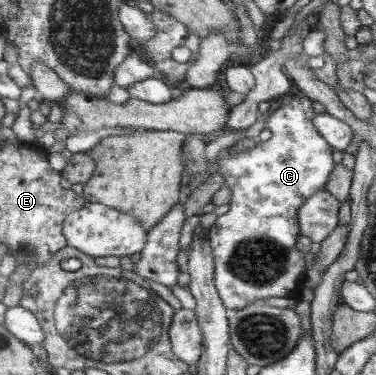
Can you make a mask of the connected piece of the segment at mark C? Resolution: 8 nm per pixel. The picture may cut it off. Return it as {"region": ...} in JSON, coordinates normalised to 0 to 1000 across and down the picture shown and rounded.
{"region":[[[816,256],[761,264],[761,272],[753,275],[739,293],[731,293],[713,315],[710,341],[723,352],[721,368],[702,379],[686,376],[673,395],[622,411],[622,416],[609,411],[606,397],[596,397],[582,408],[582,459],[598,472],[601,491],[620,507],[620,531],[609,544],[609,560],[590,576],[577,579],[572,595],[561,603],[559,629],[574,696],[574,763],[580,765],[590,800],[614,832],[622,827],[652,824],[652,819],[662,819],[668,811],[691,808],[691,803],[715,797],[715,792],[766,792],[787,797],[798,787],[801,768],[811,763],[809,733],[814,733],[814,712],[819,712],[819,707],[814,677],[793,661],[793,643],[803,629],[793,563],[838,512],[867,504],[867,493],[878,485],[880,464],[888,461],[894,443],[891,429],[886,429],[888,392],[859,360],[854,360],[854,355],[848,355],[843,339],[838,339],[838,309],[843,304],[846,301],[832,296],[832,267],[822,264]]]}

